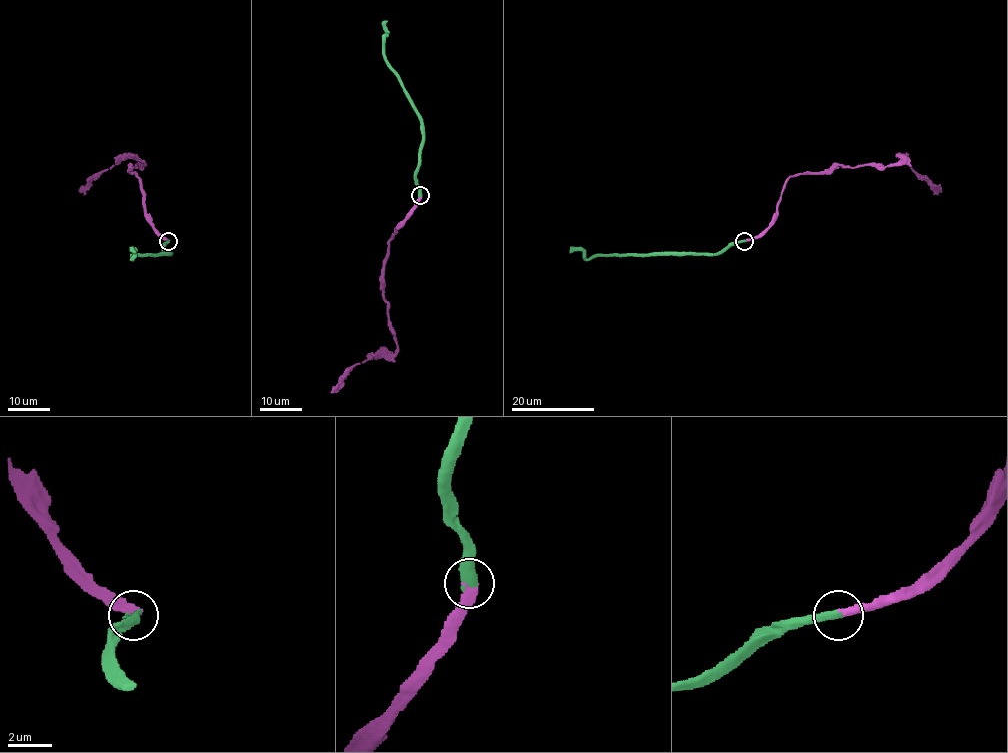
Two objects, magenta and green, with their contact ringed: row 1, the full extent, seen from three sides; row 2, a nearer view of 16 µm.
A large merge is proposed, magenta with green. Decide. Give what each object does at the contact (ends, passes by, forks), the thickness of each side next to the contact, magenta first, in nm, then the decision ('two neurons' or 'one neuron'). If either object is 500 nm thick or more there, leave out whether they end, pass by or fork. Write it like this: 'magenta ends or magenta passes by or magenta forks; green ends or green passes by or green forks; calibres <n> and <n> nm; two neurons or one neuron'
magenta ends; green ends; calibres 360 and 440 nm; one neuron

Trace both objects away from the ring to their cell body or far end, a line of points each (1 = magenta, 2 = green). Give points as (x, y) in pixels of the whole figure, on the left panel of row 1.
1: (167, 241), (145, 213), (141, 181), (131, 172), (131, 165), (145, 164), (136, 157), (122, 157), (78, 190)
2: (168, 241), (164, 247), (170, 254), (133, 255), (133, 259), (134, 249), (135, 252)

